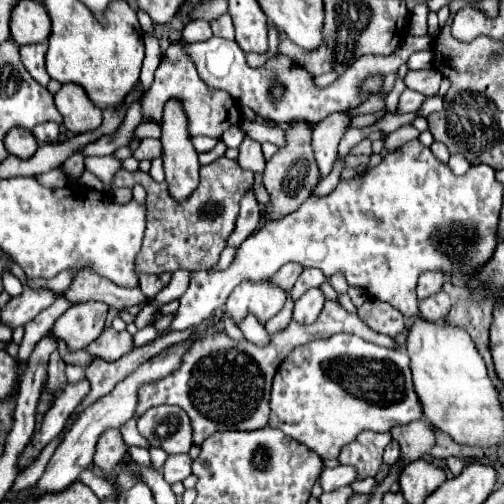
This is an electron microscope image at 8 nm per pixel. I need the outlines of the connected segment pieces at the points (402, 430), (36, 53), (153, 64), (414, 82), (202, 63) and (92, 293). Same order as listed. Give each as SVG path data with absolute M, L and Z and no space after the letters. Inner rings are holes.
M424 420L410 422L406 426L396 426L390 430L390 434L400 444L400 458L398 458L400 468L428 456L436 444L434 426Z
M46 42L30 44L30 46L22 46L20 48L22 64L32 74L32 78L36 82L40 82L42 86L46 86L50 82L50 76L48 76L46 68L44 68L44 54L46 54Z
M144 36L144 42L146 42L146 58L144 58L144 64L142 64L142 76L140 76L140 82L144 88L150 88L152 86L152 80L154 80L154 70L158 68L160 64L160 46L158 46L158 40L152 36L152 38L146 38Z
M428 68L428 70L418 70L418 72L408 72L404 82L410 90L416 90L424 96L436 96L440 90L442 76L440 72L436 72L436 68Z
M408 36L406 42L400 44L400 48L392 54L392 56L362 56L360 60L356 60L334 84L330 84L328 88L316 88L312 82L312 76L294 66L288 58L278 56L278 58L270 58L262 68L250 68L246 64L246 56L240 50L240 46L236 42L230 40L222 40L222 38L210 38L206 42L196 42L196 44L186 44L186 52L190 54L190 58L196 64L196 70L202 78L202 82L210 88L210 90L226 90L232 98L236 98L242 106L250 106L258 116L264 119L272 120L276 124L282 122L320 122L326 116L334 114L334 112L342 112L346 108L356 108L364 98L360 98L360 86L364 82L364 78L368 74L388 74L398 70L406 58L410 54L414 54L416 50L430 50L432 48L432 38L430 36ZM280 80L286 86L286 92L280 100L274 100L270 94L270 86Z
M84 268L84 272L80 272L80 276L74 278L74 282L64 292L64 296L72 304L98 300L98 302L104 302L118 312L152 302L150 298L146 298L140 292L140 288L120 288L118 284L112 284L112 280L104 280L102 276L88 272L88 268Z

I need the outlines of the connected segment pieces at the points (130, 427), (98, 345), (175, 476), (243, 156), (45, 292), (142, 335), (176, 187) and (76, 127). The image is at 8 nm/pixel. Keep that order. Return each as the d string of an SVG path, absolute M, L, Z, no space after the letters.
M132 418L132 420L128 420L128 424L124 424L124 426L120 428L120 432L122 432L122 438L124 438L124 442L126 442L128 446L150 448L148 440L144 440L144 436L140 436L140 434L138 434L138 428L136 428L136 420L134 420L134 418Z
M108 328L100 334L100 338L96 338L92 344L86 346L86 352L114 362L120 360L120 356L124 356L126 352L132 350L132 334L130 332L116 332L114 328Z
M188 454L168 456L168 460L162 466L162 474L168 484L182 482L184 478L188 478L192 474L192 458Z
M244 138L242 146L238 148L240 150L240 156L238 156L238 164L246 170L252 170L252 172L262 172L264 170L264 156L262 156L262 148L260 148L260 142L252 140L252 138Z
M24 288L22 294L16 298L10 298L6 308L2 310L2 322L10 324L12 328L24 326L38 312L52 306L54 300L56 300L56 292L52 292L48 288L36 288L36 290Z
M146 326L146 328L142 328L142 330L138 330L138 332L134 334L134 344L136 344L136 346L142 346L142 344L146 344L146 342L158 338L158 336L160 336L160 334L154 330L154 326Z
M168 100L164 106L164 116L162 116L162 160L164 160L164 172L166 172L166 182L168 190L176 200L184 200L190 196L196 186L198 186L198 152L192 146L192 138L188 136L188 118L184 116L184 106L180 100Z
M64 84L54 94L54 104L64 116L64 126L72 134L94 130L102 122L102 112L88 100L88 94L78 84Z

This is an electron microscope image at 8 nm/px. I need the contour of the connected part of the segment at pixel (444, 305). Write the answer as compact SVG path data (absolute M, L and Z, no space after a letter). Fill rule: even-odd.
M440 292L440 294L434 294L426 300L420 300L418 302L418 308L420 308L420 314L426 318L426 320L432 320L432 322L440 322L440 320L446 320L448 314L450 314L450 308L452 308L452 302L448 298L446 292Z

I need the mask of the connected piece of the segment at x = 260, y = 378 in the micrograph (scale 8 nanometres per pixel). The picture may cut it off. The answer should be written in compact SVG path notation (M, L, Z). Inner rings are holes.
M326 301L317 320L310 326L290 322L290 326L274 334L266 348L258 348L248 340L234 342L224 332L216 336L206 336L196 342L186 354L180 370L170 376L158 380L156 384L148 384L140 388L140 404L136 410L136 418L144 414L148 408L158 404L176 404L186 410L194 428L194 444L202 444L208 436L220 430L258 430L268 426L270 416L270 388L272 378L278 366L284 362L284 356L292 352L292 348L300 344L308 344L316 338L328 338L338 332L356 334L368 342L400 348L400 344L390 336L380 336L380 332L372 332L358 316L348 314L337 302Z

